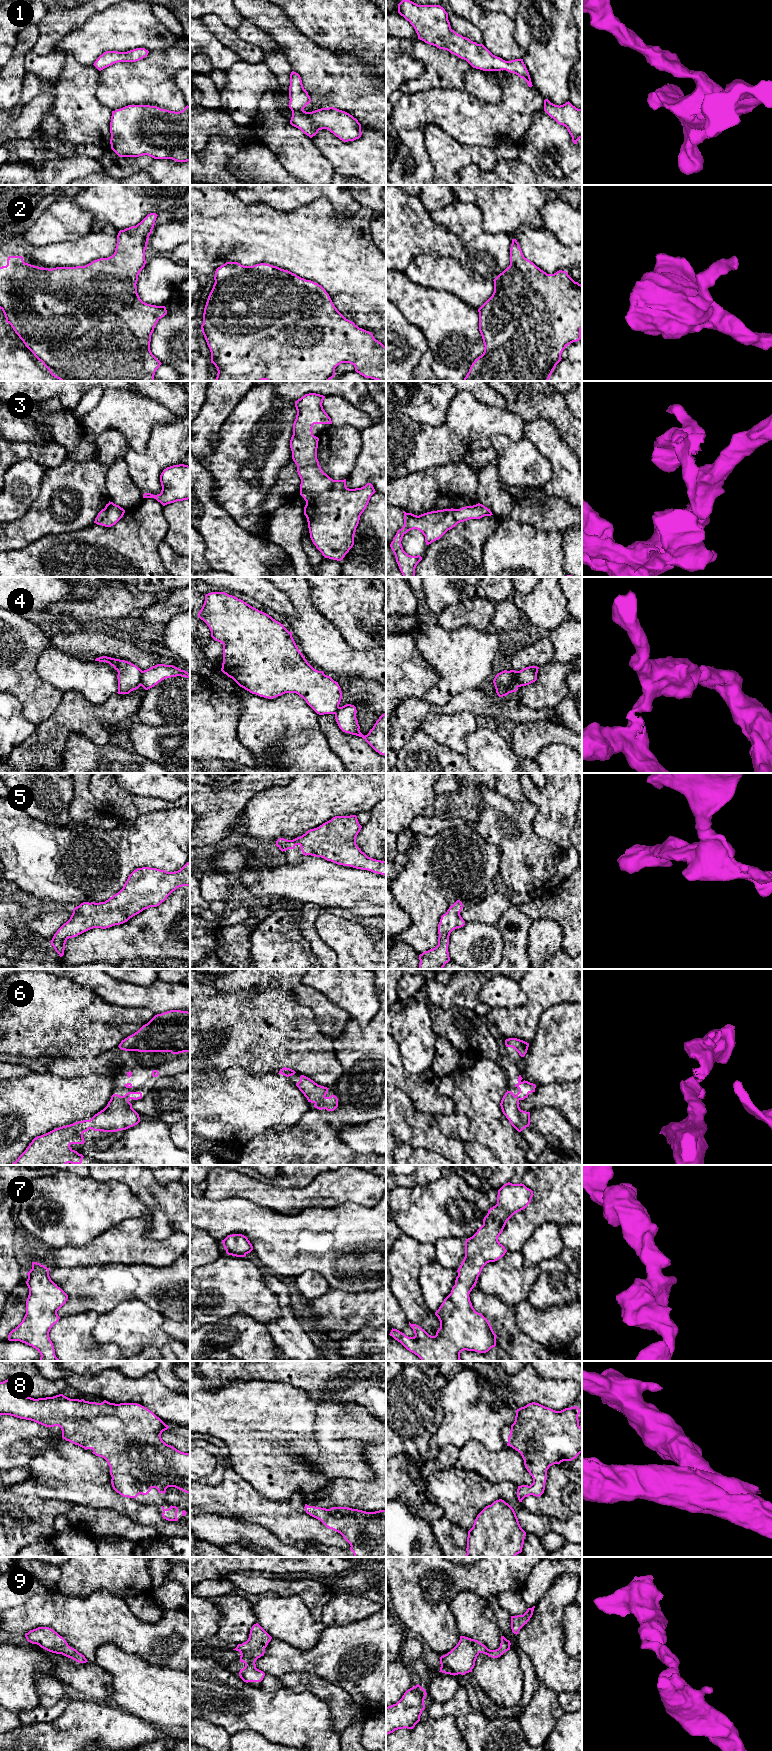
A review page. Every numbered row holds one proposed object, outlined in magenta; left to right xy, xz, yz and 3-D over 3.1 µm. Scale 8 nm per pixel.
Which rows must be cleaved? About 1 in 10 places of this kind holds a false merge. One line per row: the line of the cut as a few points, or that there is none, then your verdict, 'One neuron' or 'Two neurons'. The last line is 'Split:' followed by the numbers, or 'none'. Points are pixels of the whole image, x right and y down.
1: No split. One neuron
2: No split. One neuron
3: No split. One neuron
4: Split along yz (519, 671), (517, 686). Two neurons
5: No split. One neuron
6: No split. One neuron
7: No split. One neuron
8: No split. One neuron
9: No split. One neuron
Split: 4

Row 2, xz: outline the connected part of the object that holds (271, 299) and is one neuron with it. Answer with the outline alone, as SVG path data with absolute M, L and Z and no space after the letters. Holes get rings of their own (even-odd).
M226 262L218 267L214 280L204 308L201 329L211 352L211 363L218 371L216 381L329 381L335 376L335 368L341 363L352 364L355 371L365 378L386 381L386 347L376 340L371 332L359 328L354 322L346 319L334 306L326 290L318 283L270 264L244 266L238 262Z

